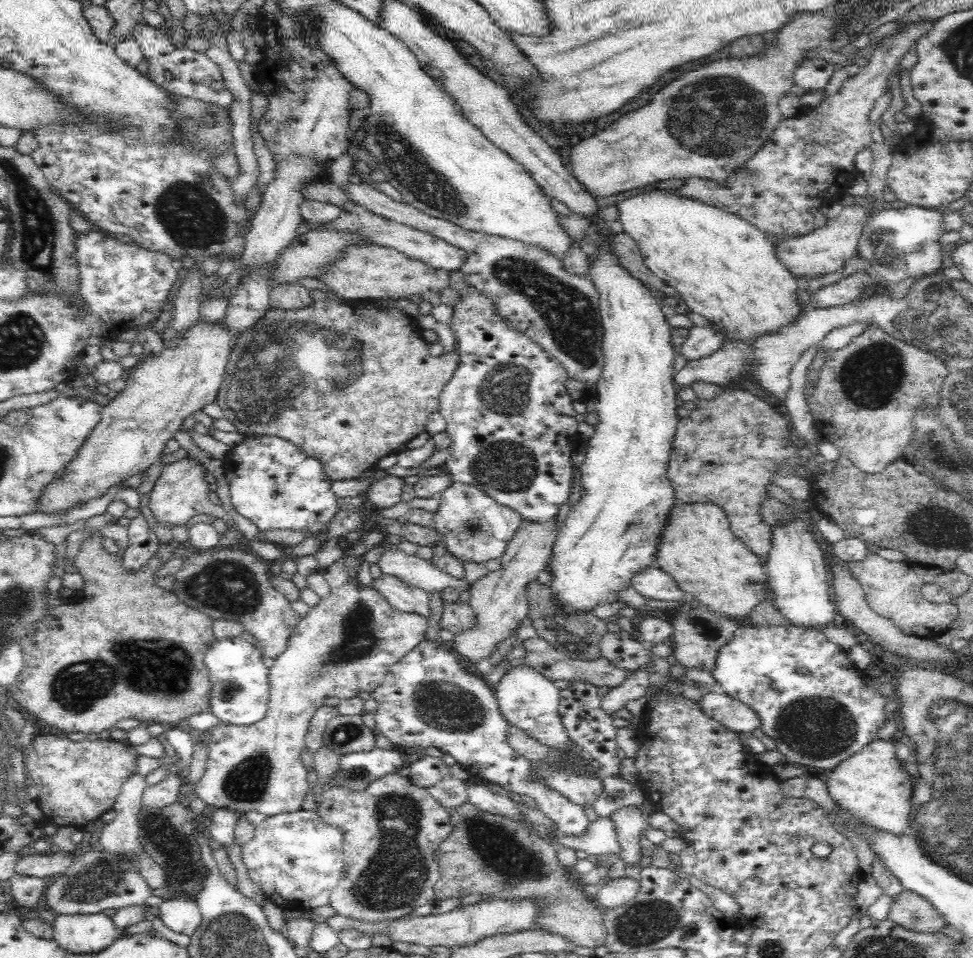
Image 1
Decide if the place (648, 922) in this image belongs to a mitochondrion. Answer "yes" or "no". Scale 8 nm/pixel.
yes

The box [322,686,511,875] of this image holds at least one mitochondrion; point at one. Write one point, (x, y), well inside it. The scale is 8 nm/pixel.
(341, 735)

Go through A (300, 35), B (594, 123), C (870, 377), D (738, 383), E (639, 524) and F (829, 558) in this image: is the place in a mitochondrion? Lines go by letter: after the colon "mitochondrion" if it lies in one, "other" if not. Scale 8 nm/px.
A: mitochondrion
B: other
C: mitochondrion
D: other
E: mitochondrion
F: other

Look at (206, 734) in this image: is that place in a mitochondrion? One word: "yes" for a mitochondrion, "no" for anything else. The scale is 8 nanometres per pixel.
no

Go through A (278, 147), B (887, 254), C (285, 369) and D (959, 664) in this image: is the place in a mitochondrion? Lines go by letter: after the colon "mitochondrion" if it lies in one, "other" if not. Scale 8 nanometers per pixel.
A: other
B: mitochondrion
C: mitochondrion
D: other

